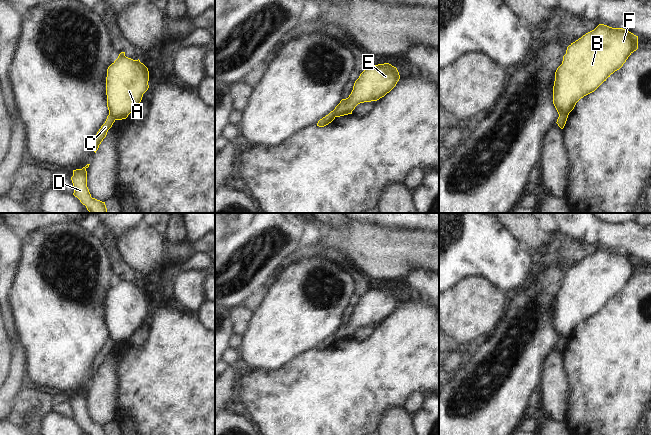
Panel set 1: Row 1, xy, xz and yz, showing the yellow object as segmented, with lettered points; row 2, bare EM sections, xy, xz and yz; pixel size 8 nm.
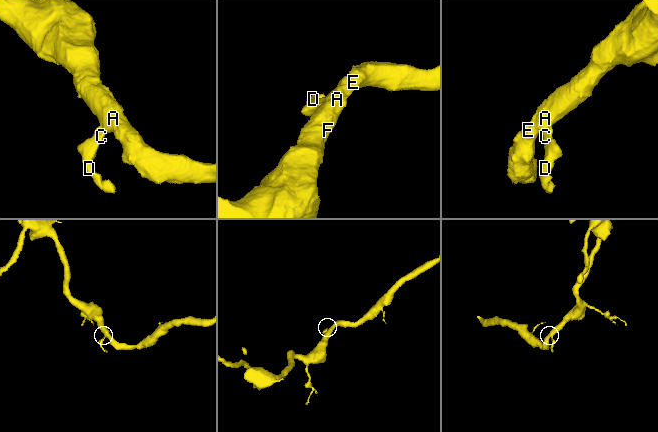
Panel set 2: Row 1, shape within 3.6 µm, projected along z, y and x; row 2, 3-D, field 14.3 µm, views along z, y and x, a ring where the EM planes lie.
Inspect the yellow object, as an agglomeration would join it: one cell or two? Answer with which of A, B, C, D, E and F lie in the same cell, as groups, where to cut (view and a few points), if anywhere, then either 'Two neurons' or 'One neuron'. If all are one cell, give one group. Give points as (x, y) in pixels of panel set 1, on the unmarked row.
Groups: A B E F / C D. Split along yz (568, 336), (559, 339). Two neurons.

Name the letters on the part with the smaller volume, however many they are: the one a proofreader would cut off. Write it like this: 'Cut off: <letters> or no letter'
Cut off: C, D.

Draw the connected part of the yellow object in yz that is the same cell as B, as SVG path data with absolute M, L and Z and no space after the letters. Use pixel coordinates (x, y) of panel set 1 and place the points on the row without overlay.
M599 248L594 254L571 267L555 296L553 328L559 339L570 337L584 320L594 316L611 298L619 294L638 273L638 260L623 253Z

